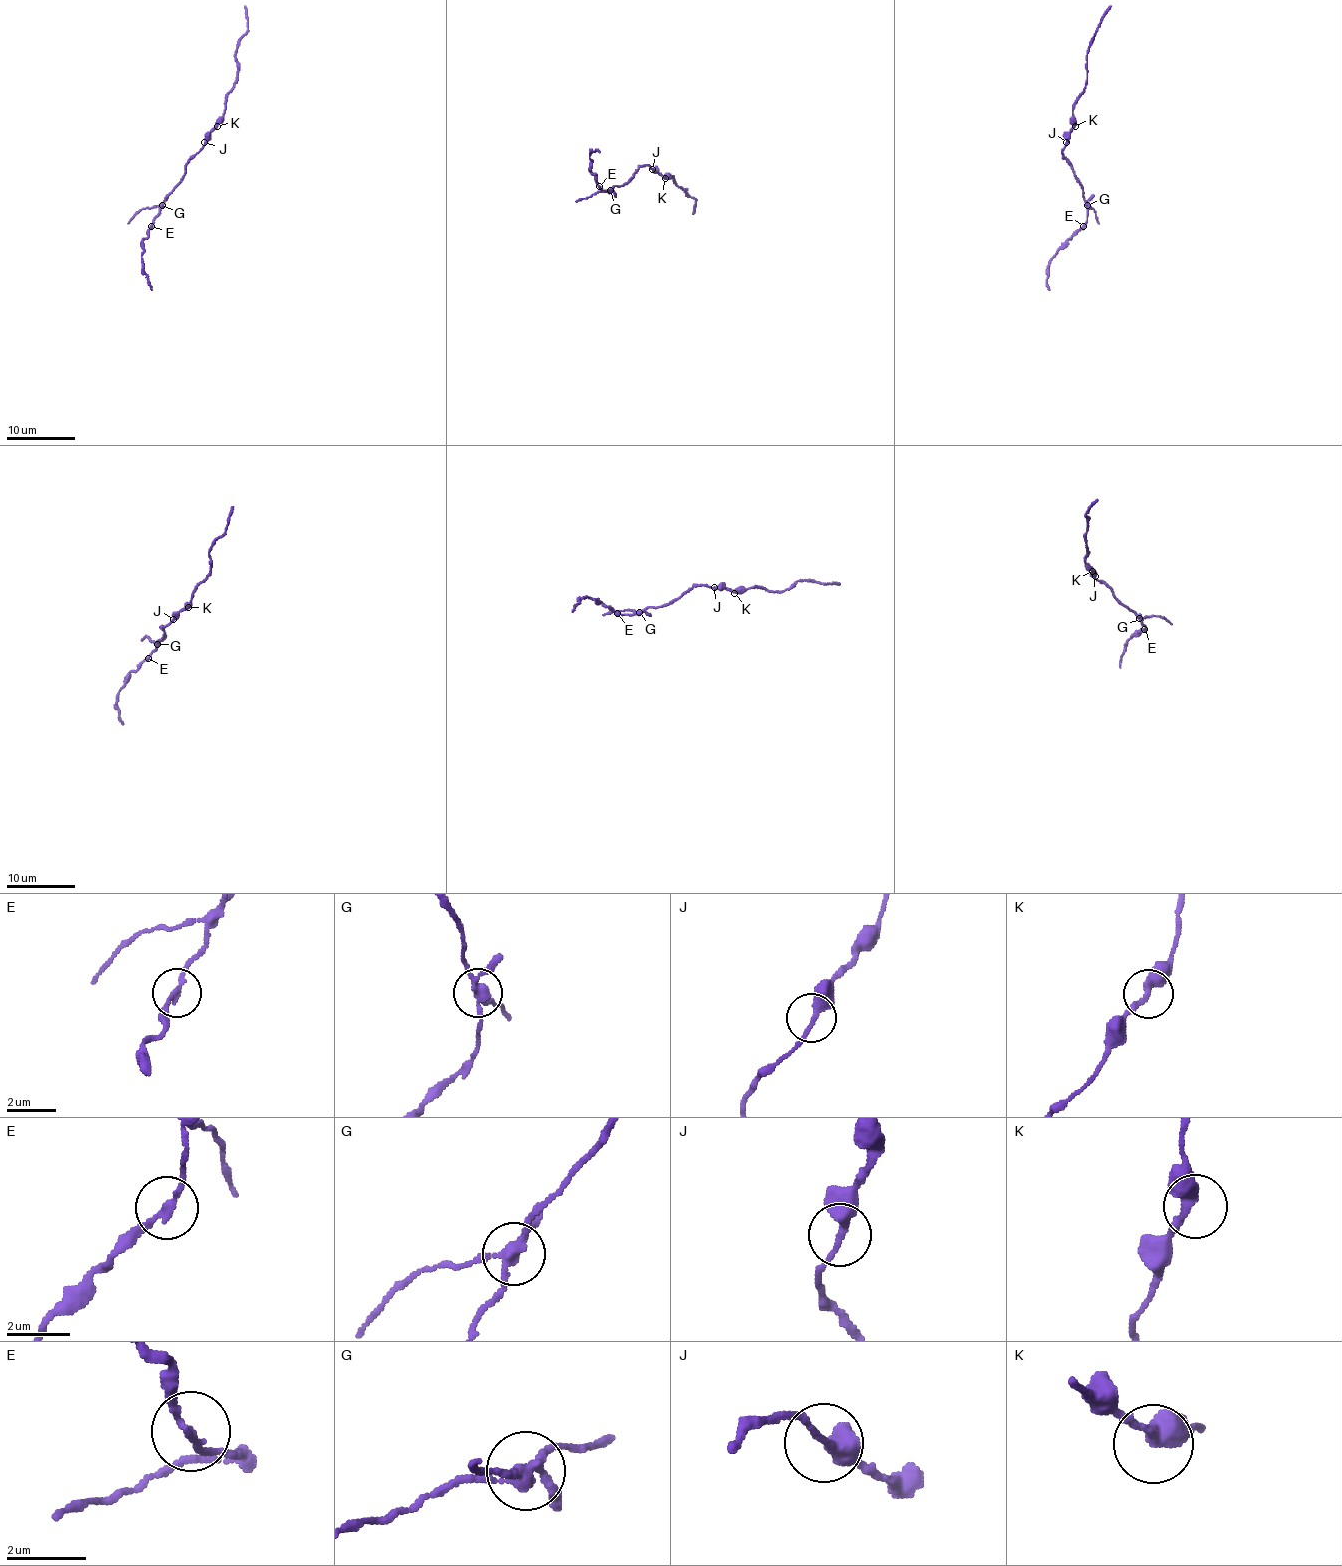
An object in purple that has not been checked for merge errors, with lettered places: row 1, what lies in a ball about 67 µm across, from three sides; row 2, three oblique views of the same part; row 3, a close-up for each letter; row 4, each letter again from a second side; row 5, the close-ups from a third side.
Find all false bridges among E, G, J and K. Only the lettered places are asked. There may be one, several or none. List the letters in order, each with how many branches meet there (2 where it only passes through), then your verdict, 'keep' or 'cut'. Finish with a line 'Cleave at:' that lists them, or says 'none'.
E: branches 2; cut
G: branches 4; cut
J: branches 2; keep
K: branches 2; keep
Cleave at: E, G

